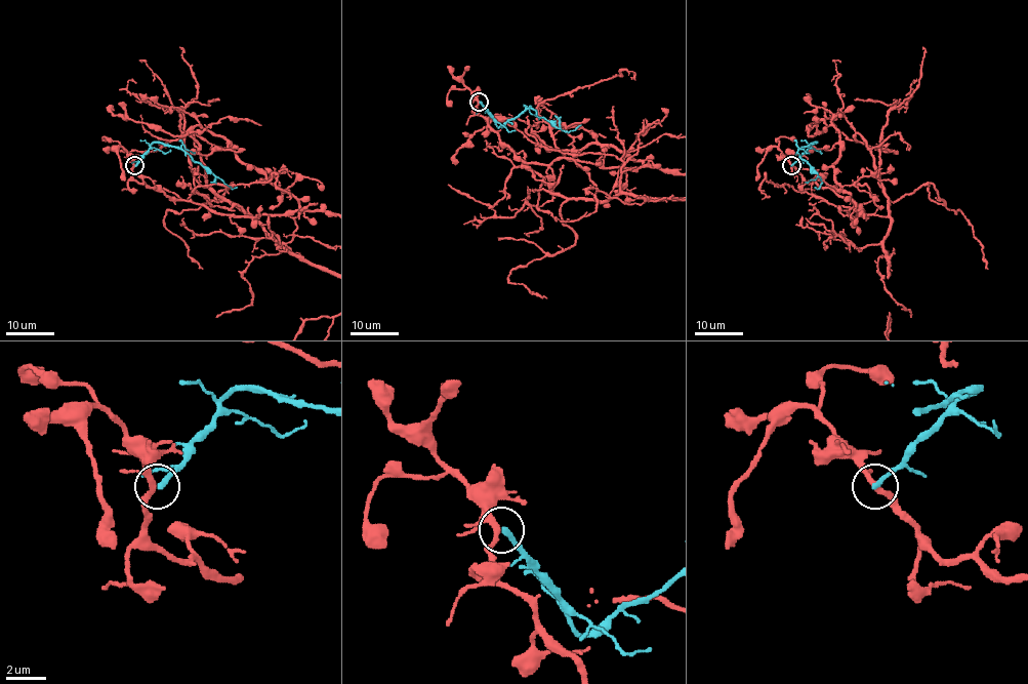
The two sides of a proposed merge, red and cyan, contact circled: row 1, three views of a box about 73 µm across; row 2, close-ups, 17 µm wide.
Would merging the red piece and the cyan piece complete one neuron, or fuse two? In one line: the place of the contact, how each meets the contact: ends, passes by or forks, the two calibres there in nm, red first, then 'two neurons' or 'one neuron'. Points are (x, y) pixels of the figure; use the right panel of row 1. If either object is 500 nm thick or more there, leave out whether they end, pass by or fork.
(791, 165) | red forks | cyan ends | 220/260 nm | two neurons

